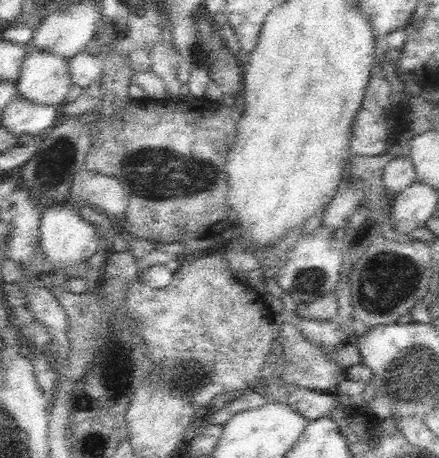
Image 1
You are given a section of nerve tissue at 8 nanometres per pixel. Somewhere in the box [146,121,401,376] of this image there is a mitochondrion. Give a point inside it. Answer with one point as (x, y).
(312, 278)

